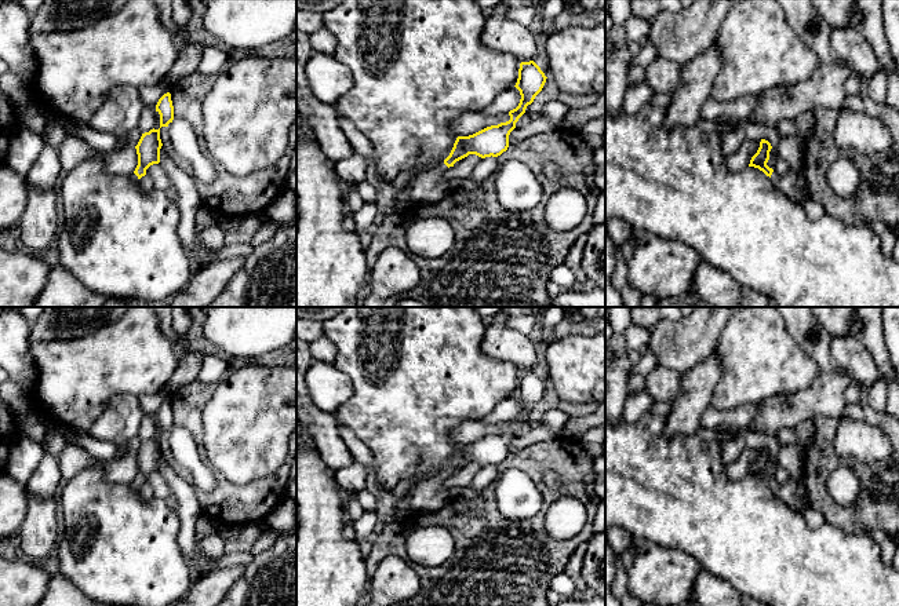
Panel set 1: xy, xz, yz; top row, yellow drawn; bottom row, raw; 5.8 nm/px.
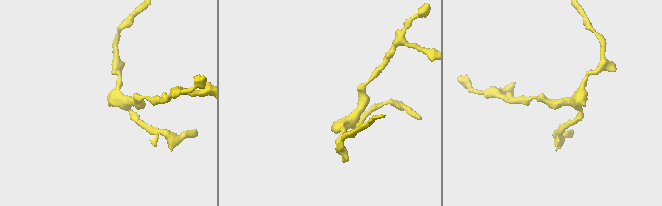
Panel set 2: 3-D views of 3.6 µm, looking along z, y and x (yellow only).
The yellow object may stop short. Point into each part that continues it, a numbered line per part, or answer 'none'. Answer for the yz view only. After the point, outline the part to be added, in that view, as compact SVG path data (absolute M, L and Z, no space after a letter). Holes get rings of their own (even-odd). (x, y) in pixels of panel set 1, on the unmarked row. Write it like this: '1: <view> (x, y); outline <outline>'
1: yz (793, 493); outline M802 477L790 478L785 483L772 481L774 494L796 512L804 512L809 507L808 493Z

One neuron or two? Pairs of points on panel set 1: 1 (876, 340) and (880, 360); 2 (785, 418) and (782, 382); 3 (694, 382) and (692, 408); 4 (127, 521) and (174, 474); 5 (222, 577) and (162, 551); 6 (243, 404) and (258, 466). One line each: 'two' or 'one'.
1: one
2: two
3: one
4: two
5: two
6: one

